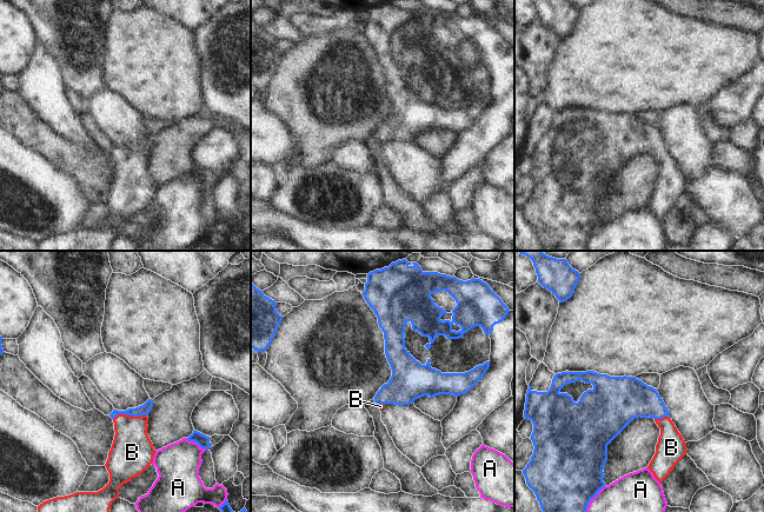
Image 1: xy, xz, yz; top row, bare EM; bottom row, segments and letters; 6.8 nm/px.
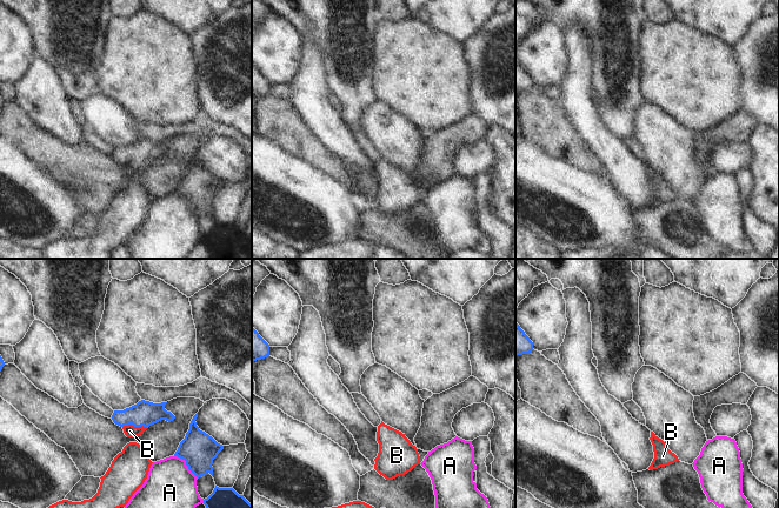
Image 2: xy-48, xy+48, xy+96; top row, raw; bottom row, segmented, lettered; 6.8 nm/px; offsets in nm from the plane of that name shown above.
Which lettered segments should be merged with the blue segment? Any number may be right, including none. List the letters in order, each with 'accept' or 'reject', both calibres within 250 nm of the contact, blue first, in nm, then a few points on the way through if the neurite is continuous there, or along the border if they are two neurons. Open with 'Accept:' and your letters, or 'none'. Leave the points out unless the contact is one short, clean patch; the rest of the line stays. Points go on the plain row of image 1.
Accept: B
A: reject | 90/300 nm
B: accept | 70/300 nm | across xy (145, 145), (139, 151), (130, 151), (132, 187)

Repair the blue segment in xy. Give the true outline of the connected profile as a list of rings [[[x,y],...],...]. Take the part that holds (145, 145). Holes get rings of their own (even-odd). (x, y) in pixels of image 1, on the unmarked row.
[[[148,135],[144,141],[126,147],[113,146],[109,153],[114,159],[114,177],[105,200],[108,210],[108,220],[98,228],[75,228],[65,233],[57,233],[44,238],[38,242],[38,251],[111,251],[112,239],[119,234],[119,225],[140,212],[153,199],[155,186],[147,171],[148,149],[153,144],[153,137]]]

